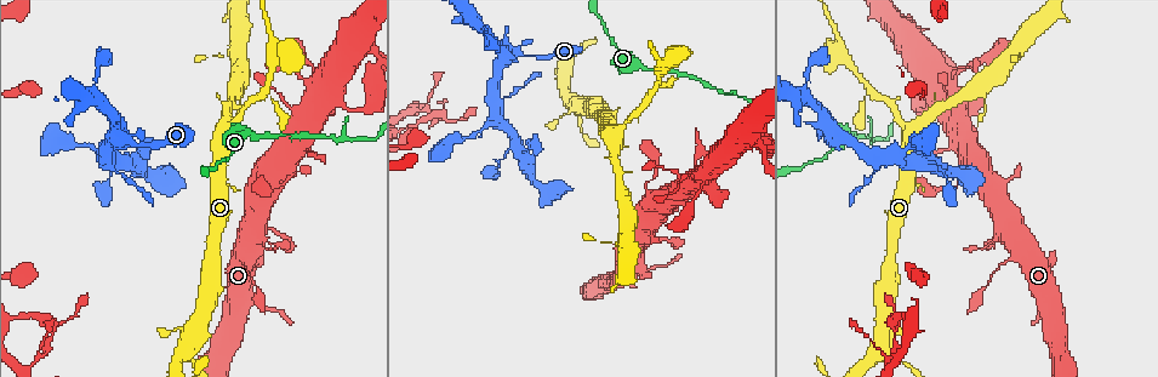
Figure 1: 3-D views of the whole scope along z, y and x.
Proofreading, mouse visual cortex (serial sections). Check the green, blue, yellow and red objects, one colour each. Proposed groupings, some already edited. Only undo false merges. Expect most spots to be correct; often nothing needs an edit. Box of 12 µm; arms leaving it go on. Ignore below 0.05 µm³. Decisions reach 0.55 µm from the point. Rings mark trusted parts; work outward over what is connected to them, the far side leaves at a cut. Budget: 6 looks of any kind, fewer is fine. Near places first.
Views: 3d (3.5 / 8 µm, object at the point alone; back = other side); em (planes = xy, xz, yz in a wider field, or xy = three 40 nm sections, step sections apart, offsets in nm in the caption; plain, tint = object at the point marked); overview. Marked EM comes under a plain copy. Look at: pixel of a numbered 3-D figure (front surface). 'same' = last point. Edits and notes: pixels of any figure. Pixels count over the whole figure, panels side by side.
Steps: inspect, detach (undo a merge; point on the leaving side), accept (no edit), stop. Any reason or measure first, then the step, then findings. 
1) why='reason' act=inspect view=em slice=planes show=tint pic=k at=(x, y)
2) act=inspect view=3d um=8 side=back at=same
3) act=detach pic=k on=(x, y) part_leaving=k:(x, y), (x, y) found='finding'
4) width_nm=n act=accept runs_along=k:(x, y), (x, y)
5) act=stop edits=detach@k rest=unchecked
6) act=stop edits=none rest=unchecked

why='calibre changes' act=inspect view=3d um=3.5 side=back pic=1 at=(245, 260)

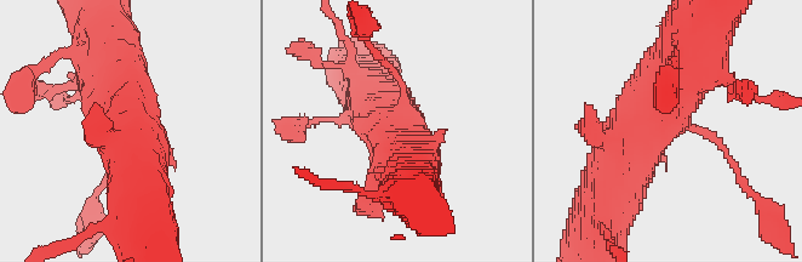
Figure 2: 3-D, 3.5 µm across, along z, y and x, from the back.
act=inspect view=em slice=xy step=3 show=tint pic=2 at=(402, 102)

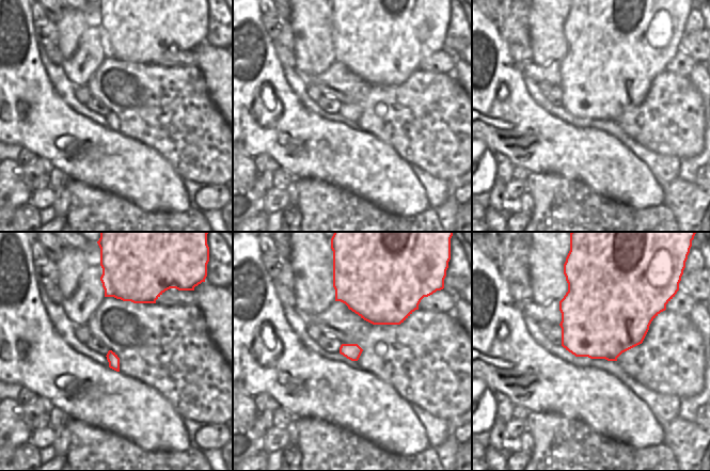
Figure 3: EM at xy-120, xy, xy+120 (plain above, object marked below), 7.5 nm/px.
act=accept found='one cell here'

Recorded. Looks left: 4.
why='thin neck' act=inspect view=3d um=3.5 pic=1 at=(340, 137)

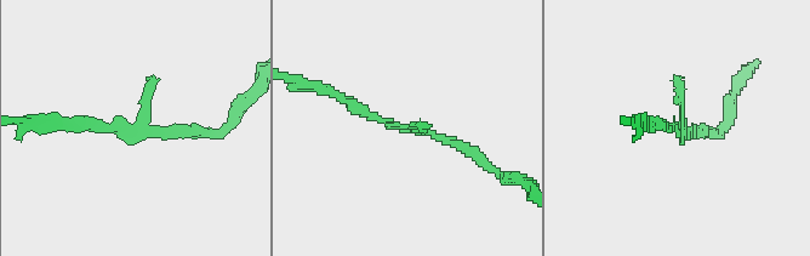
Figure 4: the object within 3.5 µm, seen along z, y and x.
why='need the tissue' act=inspect view=em slice=xy step=2 show=tint pic=4 at=(409, 128)

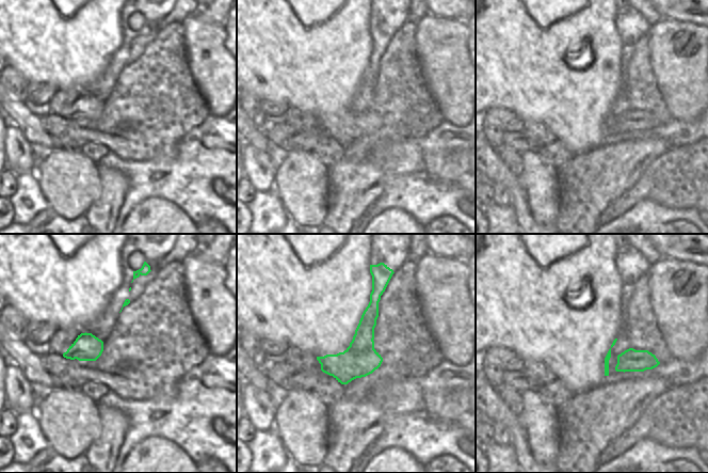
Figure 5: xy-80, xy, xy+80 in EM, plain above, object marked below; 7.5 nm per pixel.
width_nm=260 act=accept runs_along=5:(374, 285), (361, 351), (343, 381) found='one cell here'

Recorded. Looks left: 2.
why='calibre changes' act=inspect view=3d um=3.5 pic=1 at=(753, 143)

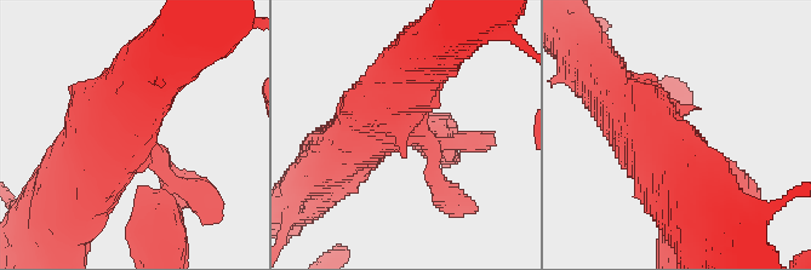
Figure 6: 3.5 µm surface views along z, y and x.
act=inspect view=em slice=xy step=1 show=tint pic=6 at=(410, 129)

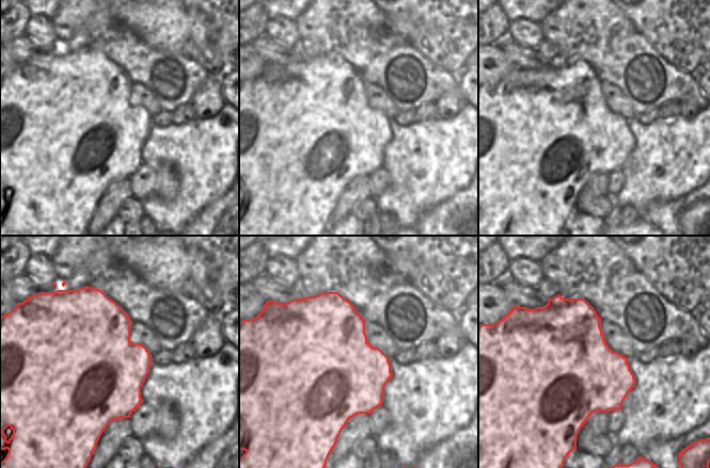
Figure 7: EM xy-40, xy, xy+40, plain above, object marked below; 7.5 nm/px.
act=accept found='all the same cell'

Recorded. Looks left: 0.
act=stop edits=none rest=unchecked

